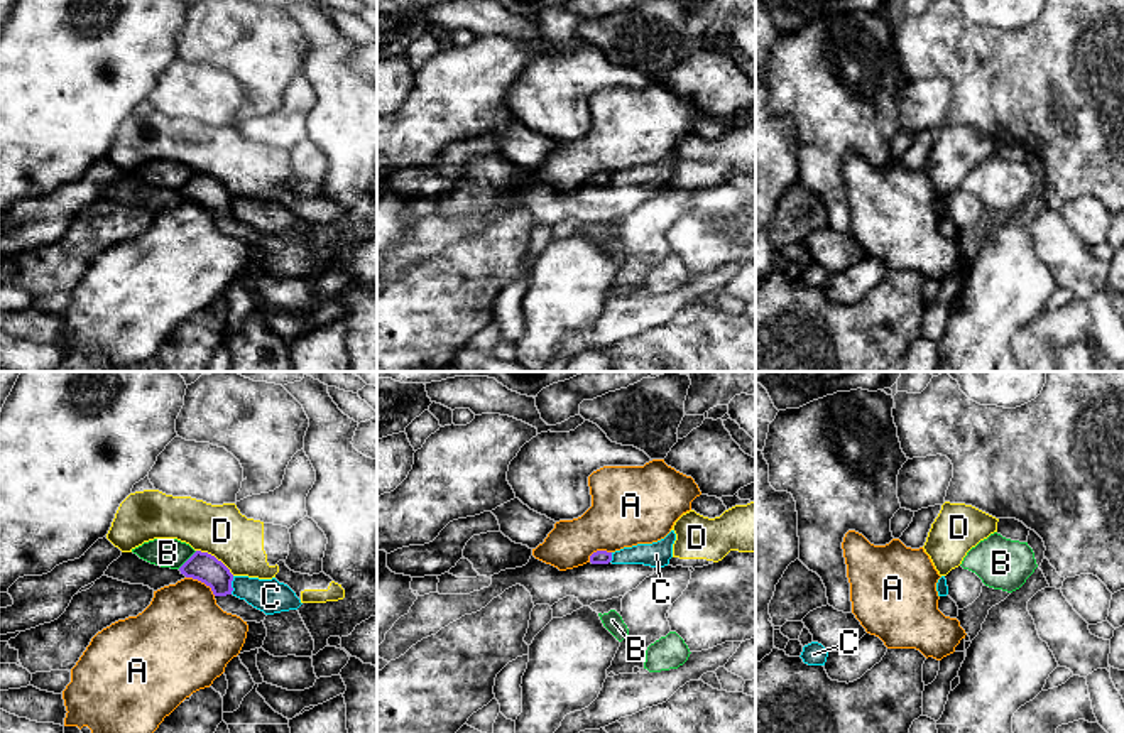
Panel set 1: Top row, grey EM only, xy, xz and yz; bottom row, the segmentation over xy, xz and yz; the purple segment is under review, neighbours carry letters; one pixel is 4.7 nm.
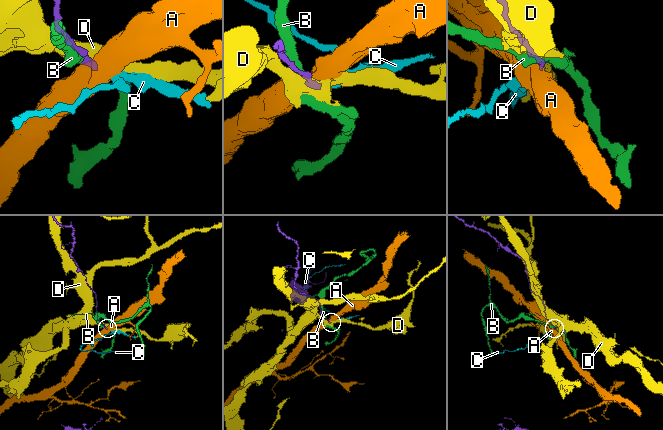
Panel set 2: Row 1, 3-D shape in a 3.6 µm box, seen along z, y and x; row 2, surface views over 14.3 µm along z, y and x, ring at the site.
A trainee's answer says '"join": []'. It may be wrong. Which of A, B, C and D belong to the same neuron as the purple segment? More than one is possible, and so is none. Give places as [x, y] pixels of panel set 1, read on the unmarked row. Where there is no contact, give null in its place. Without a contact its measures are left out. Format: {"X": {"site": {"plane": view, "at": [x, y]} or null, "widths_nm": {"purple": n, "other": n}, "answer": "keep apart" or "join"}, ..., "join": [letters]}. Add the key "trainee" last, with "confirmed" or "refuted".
{"A": {"site": {"plane": "xy", "at": [201, 203]}, "widths_nm": {"purple": 140, "other": 400}, "answer": "keep apart"}, "B": {"site": {"plane": "xy", "at": [188, 181]}, "widths_nm": {"purple": 140, "other": 140}, "answer": "keep apart"}, "C": {"site": {"plane": "xy", "at": [230, 206]}, "widths_nm": {"purple": 140, "other": 160}, "answer": "keep apart"}, "D": {"site": {"plane": "xy", "at": [213, 178]}, "widths_nm": {"purple": 140, "other": 240}, "answer": "keep apart"}, "join": [], "trainee": "confirmed"}

